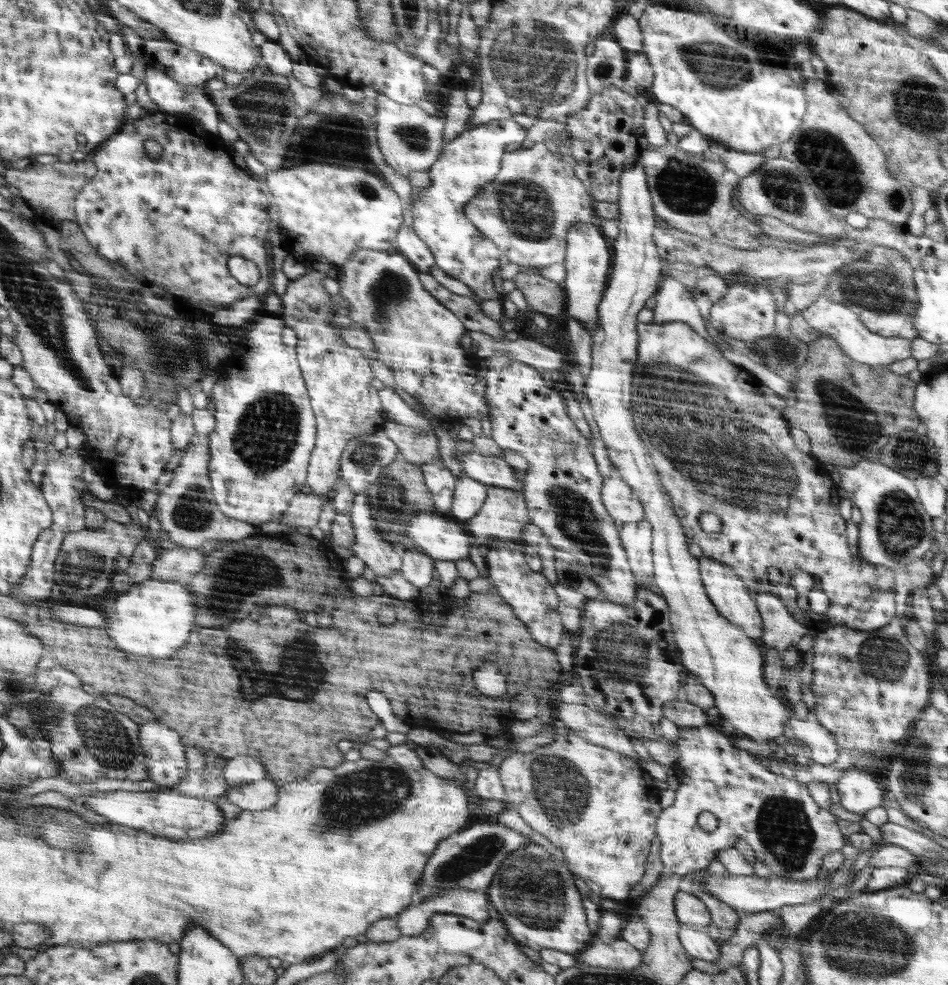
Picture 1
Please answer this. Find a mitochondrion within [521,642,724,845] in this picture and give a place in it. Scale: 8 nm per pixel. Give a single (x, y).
(563, 793)

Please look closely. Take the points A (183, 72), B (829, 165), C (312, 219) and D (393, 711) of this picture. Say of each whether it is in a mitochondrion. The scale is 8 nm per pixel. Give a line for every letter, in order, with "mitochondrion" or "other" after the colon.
A: other
B: mitochondrion
C: other
D: other

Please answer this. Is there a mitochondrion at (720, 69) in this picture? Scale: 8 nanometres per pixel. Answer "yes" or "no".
yes

